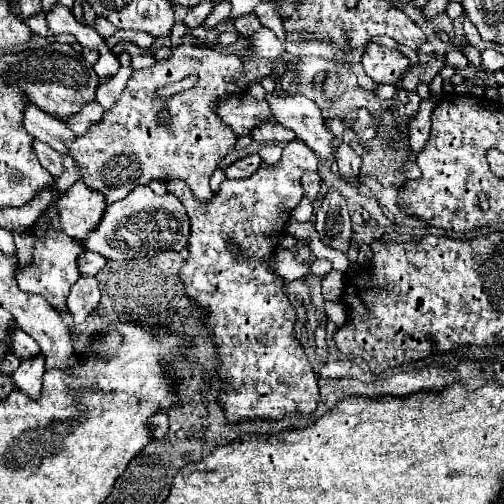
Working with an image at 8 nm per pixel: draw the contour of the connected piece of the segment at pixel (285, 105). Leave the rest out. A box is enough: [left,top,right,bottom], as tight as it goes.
[265,91,333,159]

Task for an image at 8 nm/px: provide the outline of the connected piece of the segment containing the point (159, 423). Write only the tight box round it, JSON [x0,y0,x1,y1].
[151,413,169,440]

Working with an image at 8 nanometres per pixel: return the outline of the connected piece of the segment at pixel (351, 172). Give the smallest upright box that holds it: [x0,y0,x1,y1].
[335,143,361,177]

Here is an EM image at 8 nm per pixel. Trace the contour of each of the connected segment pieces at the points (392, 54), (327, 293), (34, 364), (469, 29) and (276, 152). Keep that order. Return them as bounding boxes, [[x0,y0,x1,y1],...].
[[361,43,409,85],[321,271,343,301],[13,355,45,399],[463,17,499,51],[259,145,281,163]]

